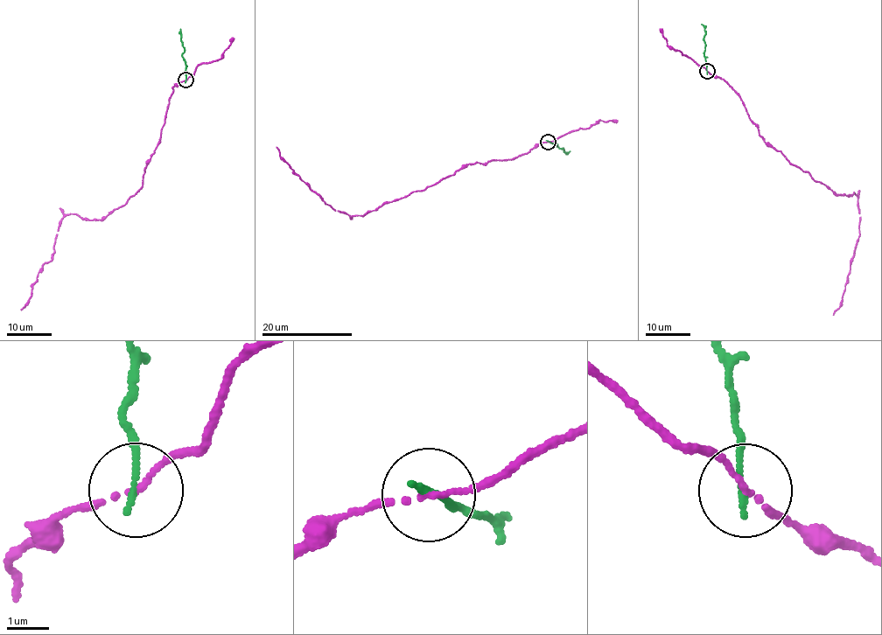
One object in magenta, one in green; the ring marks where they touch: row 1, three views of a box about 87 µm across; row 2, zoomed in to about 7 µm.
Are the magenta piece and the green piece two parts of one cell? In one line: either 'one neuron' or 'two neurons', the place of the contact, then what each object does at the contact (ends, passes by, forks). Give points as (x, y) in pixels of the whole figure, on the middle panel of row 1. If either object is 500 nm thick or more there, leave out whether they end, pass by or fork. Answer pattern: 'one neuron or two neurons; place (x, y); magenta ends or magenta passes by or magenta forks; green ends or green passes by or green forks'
two neurons; place (548, 142); magenta passes by; green ends

